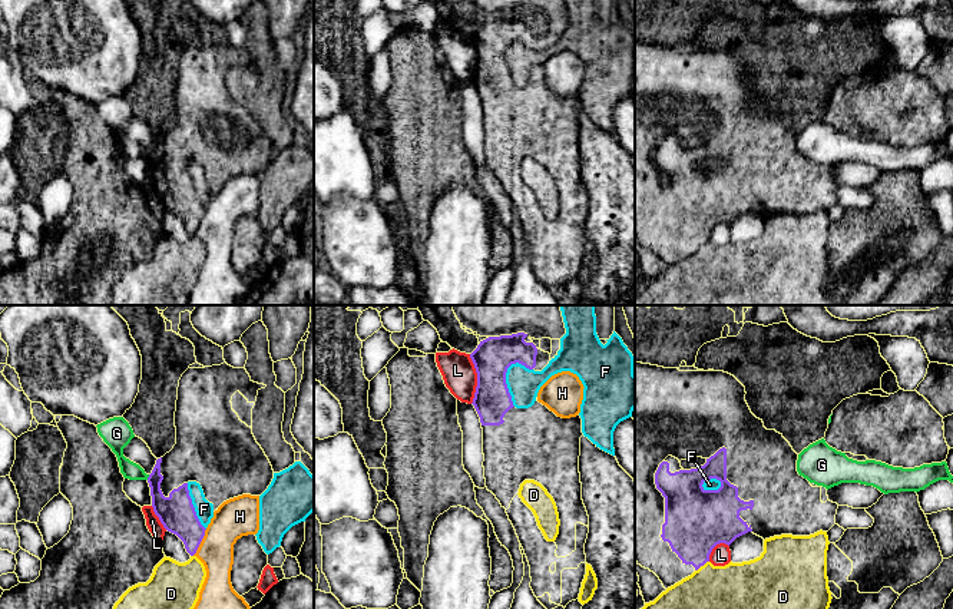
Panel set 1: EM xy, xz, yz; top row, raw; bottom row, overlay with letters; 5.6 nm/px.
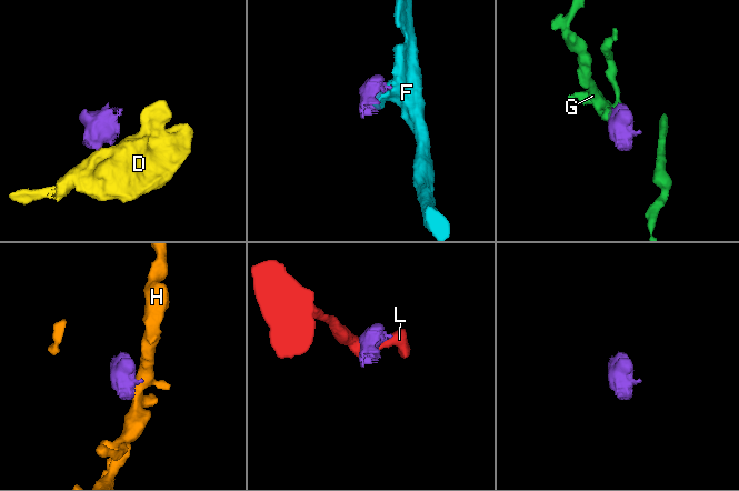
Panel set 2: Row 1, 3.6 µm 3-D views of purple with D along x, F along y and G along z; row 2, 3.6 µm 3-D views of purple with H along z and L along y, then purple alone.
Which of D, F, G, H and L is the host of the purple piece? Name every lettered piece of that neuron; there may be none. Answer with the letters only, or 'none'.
none

